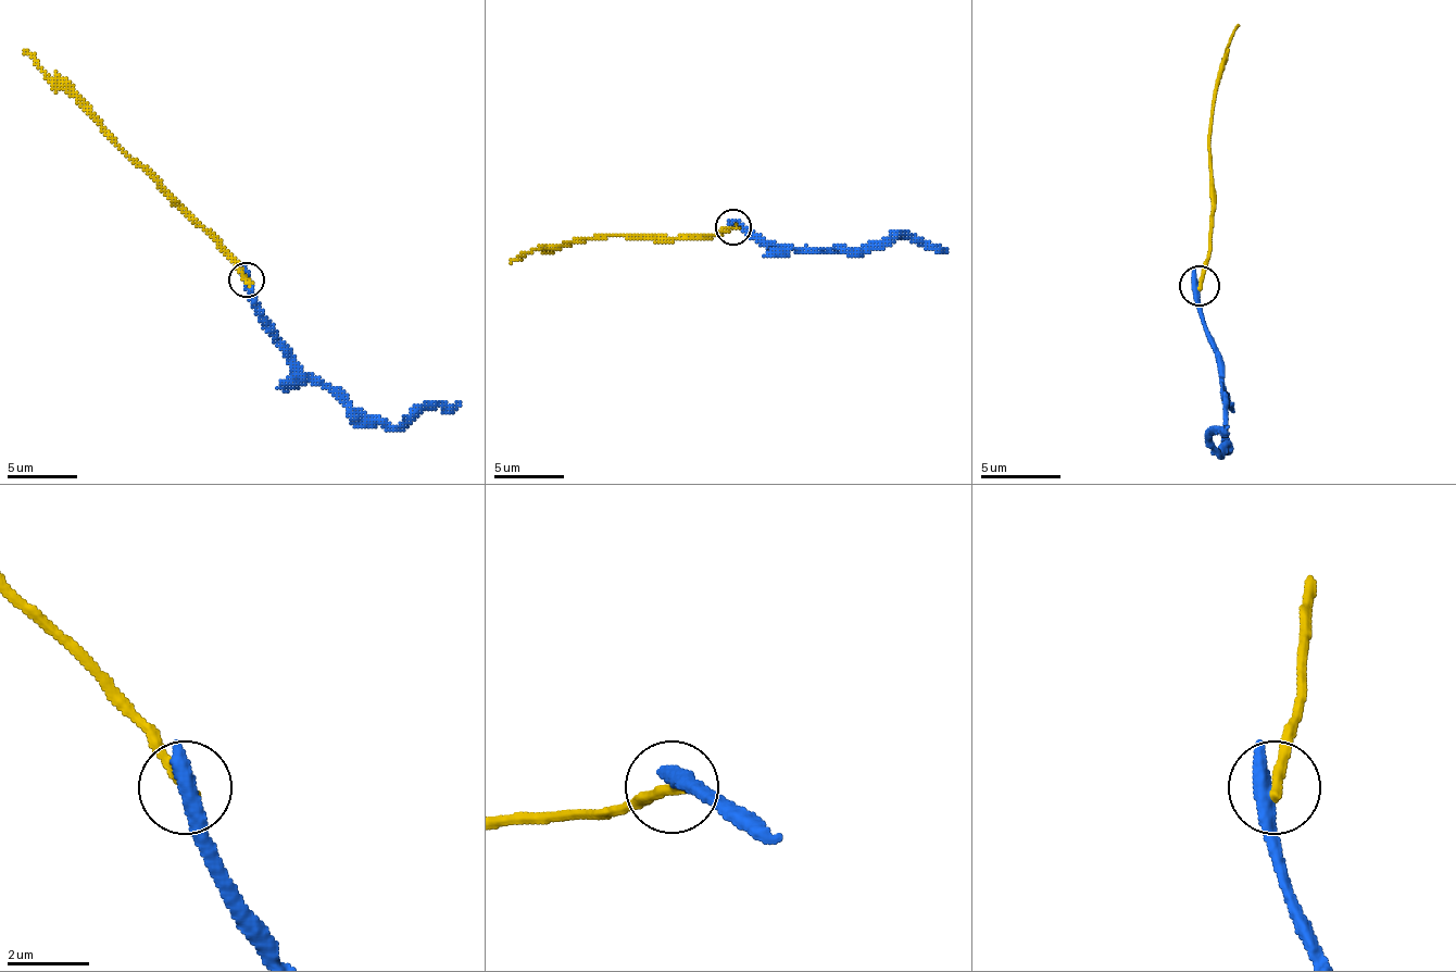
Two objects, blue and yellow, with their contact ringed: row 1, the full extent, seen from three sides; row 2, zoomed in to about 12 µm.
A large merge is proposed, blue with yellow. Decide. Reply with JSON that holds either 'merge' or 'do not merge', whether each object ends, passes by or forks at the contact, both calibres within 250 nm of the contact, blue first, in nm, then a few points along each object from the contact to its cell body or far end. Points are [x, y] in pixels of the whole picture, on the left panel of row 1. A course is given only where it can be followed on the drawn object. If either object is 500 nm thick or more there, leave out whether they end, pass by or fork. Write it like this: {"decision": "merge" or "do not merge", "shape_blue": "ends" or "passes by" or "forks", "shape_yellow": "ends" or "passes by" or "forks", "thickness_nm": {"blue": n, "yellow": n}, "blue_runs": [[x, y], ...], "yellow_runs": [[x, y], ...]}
{"decision": "do not merge", "thickness_nm": {"blue": 550, "yellow": 280}, "blue_runs": [[246, 278], [252, 307], [274, 343], [305, 374], [329, 384], [354, 409], [403, 426], [417, 412], [460, 402]], "yellow_runs": [[246, 278], [112, 135], [24, 50]]}

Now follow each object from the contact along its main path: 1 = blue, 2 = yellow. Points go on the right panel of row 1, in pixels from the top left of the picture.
1: (1196, 284), (1201, 316), (1216, 357), (1225, 393), (1220, 453), (1213, 437), (1229, 425)
2: (1201, 284), (1213, 212), (1208, 119), (1237, 23)

